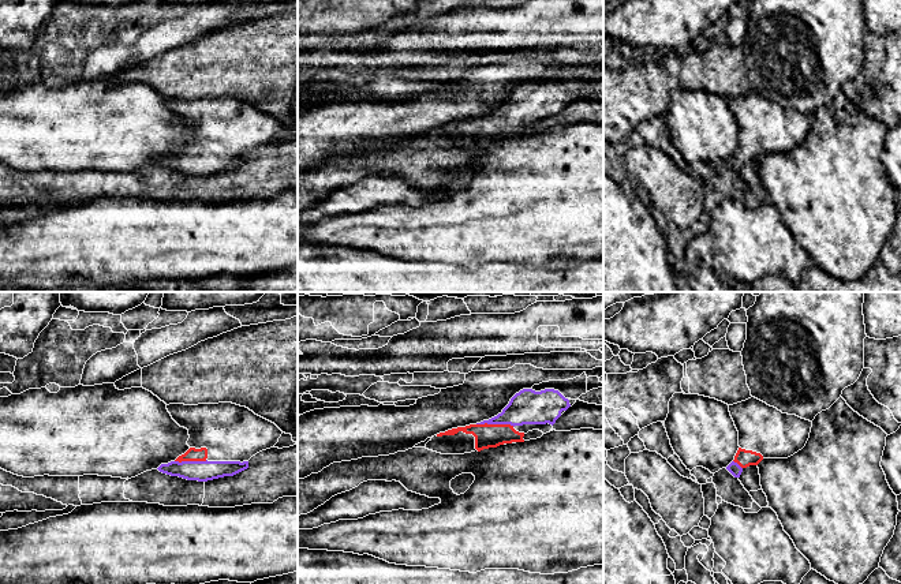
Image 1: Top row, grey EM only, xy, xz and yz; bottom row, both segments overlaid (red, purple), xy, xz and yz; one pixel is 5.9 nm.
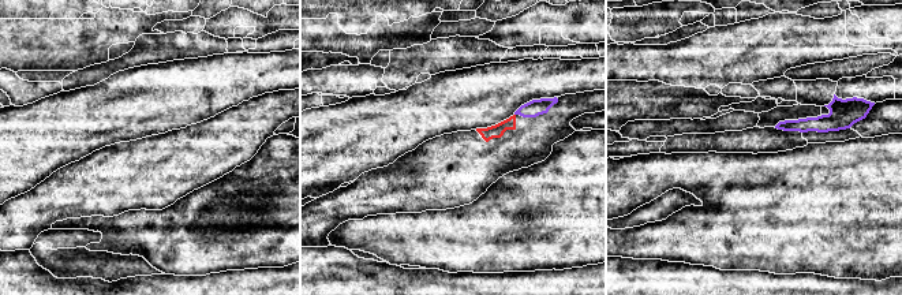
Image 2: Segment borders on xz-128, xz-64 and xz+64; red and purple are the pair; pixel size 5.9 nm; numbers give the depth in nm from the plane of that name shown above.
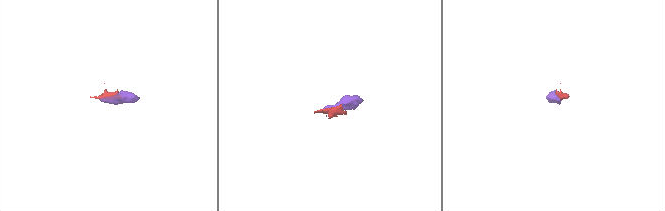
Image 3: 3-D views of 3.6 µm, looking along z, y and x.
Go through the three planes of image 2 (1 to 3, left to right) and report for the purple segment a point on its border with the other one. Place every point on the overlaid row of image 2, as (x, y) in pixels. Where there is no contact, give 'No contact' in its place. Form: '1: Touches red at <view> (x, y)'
1: No contact
2: No contact
3: No contact

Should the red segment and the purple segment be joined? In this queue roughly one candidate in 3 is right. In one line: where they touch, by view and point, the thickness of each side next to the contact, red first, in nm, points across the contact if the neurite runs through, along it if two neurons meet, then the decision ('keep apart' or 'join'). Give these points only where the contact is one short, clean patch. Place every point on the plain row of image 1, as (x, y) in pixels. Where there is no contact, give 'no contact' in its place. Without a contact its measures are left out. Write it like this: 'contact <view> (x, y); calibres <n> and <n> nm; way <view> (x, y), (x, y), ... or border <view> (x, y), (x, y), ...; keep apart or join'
contact xz (496, 119); calibres 140 and 200 nm; join

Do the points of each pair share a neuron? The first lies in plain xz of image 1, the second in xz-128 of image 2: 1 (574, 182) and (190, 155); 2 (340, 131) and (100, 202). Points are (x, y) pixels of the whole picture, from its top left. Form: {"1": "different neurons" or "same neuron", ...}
{"1": "different neurons", "2": "different neurons"}

